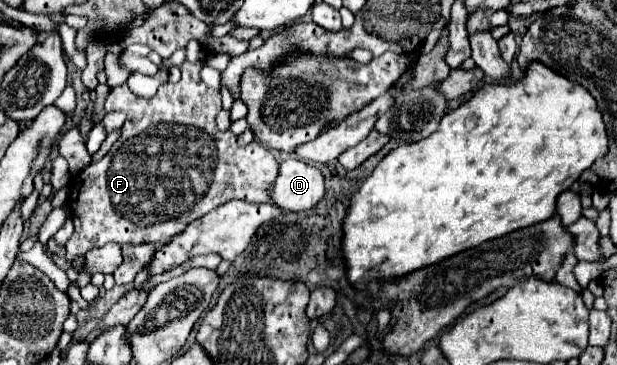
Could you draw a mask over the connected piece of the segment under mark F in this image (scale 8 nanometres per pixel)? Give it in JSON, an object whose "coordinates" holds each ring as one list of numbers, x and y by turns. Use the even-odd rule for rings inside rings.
{"coordinates":[[183,63,181,65,181,81,179,83,163,83,159,87,159,91,155,93,155,97,151,99,143,99,143,97,137,97,127,85,119,85,119,87,113,87,105,99,105,109,111,111,111,109,121,109,127,113,127,121,123,125,123,135,121,139,113,145,113,149,101,157,99,161,91,163,87,169,83,169,75,181,77,185,73,185,73,179,71,179,71,185,69,185,69,207,71,207,71,215,73,215,73,223,75,223,75,233,71,235,71,239,67,241,65,249,67,249,67,261,73,261,75,257,79,255,85,255,89,249,95,249,95,247,103,247,105,243,131,243,131,245,139,245,139,243,165,243,169,241,169,237,181,233,181,229,185,229,185,225,189,225,191,221,203,217,205,213,209,213,211,209,231,201,231,199,241,199,241,201,249,201,249,203,267,203,269,201,269,195,267,195,267,187,277,179,277,159,273,157,273,153,269,149,263,149,263,145,259,145,257,141,249,143,249,145,239,145,237,143,237,137,229,131,219,131,217,125,215,125,215,115,221,111,221,95,217,89,209,89,201,77,199,77,199,69,203,65,201,63]]}

